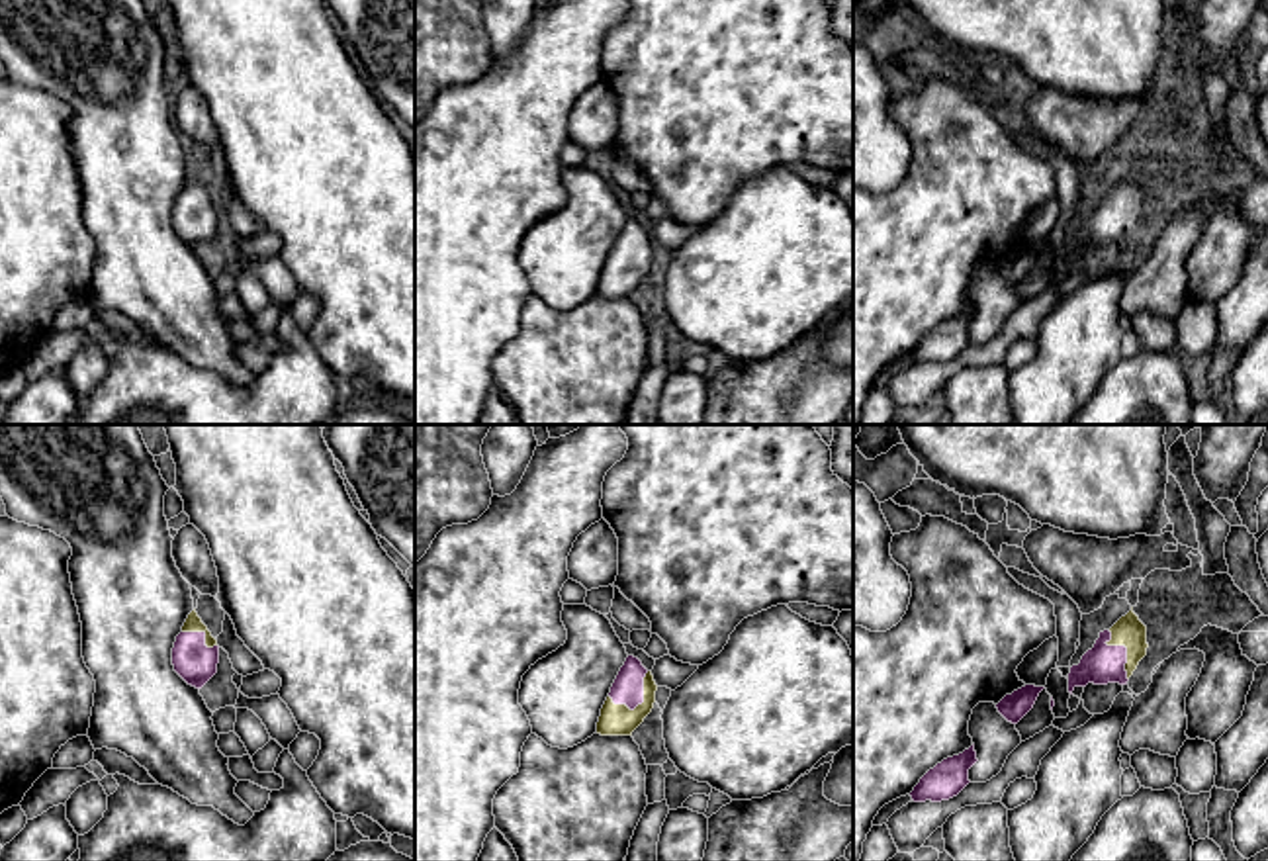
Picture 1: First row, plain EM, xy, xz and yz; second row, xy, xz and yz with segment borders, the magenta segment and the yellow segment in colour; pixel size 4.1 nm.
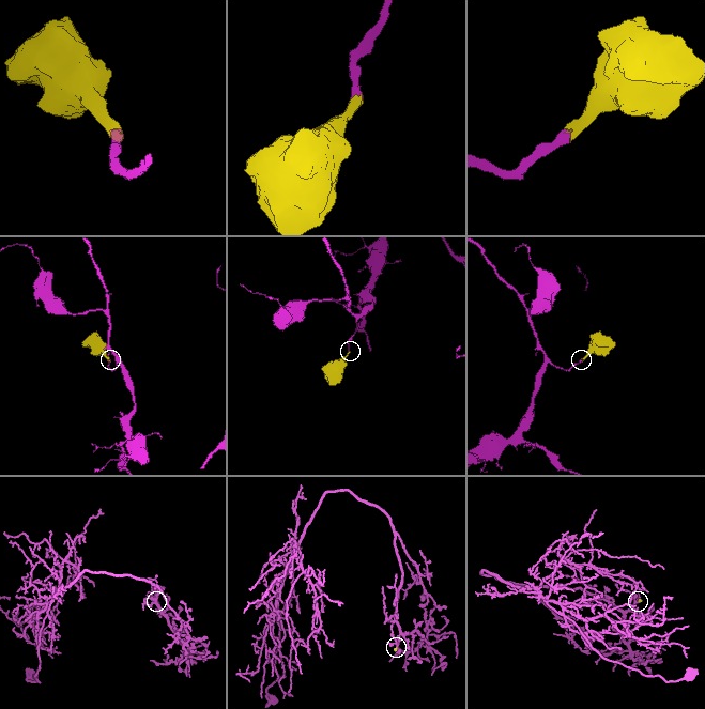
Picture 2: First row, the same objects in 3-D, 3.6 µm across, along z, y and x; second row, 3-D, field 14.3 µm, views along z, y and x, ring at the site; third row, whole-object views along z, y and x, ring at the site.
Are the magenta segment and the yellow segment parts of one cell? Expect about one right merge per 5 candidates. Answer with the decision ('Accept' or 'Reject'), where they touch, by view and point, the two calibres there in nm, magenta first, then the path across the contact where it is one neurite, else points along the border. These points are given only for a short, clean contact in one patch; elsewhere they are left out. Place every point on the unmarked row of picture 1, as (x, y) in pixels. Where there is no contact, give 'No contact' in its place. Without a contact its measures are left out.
Accept. Touches magenta at xz (640, 265). Thickness 130 nm (magenta) against 130 nm. Path across: xz (627, 251), (640, 265), (615, 280)

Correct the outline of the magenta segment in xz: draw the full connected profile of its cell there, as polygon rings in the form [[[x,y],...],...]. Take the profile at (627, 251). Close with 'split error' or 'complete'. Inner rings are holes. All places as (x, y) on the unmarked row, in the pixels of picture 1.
[[[628,217],[601,270],[597,295],[632,297],[652,274],[656,252],[657,247],[652,233],[648,233],[638,219]]]; split error

